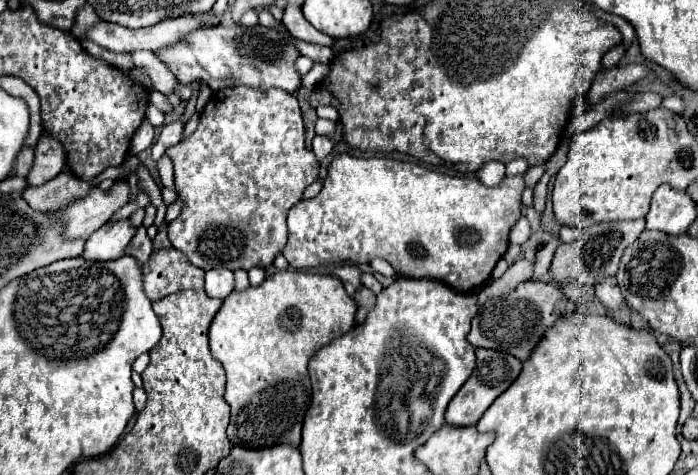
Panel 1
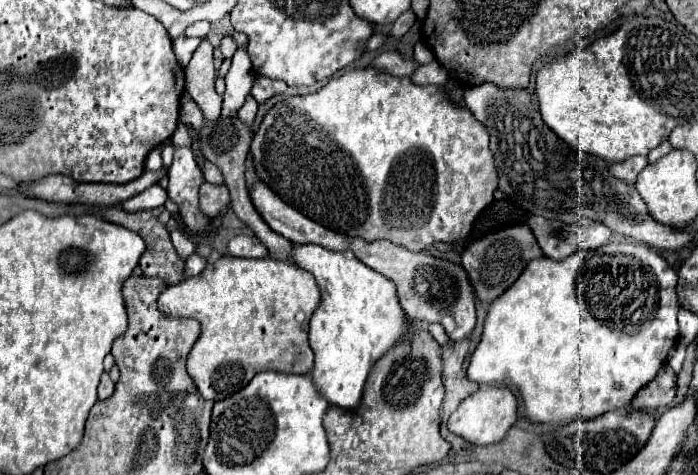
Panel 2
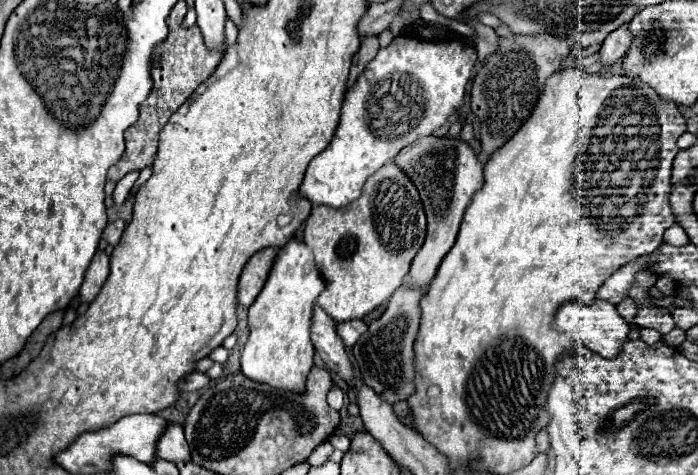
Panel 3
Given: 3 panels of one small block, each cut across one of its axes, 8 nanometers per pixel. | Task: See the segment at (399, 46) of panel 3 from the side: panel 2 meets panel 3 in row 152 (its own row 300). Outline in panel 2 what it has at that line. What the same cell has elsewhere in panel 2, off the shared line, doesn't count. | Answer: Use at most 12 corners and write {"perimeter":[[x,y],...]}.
{"perimeter":[[292,244],[322,296],[314,384],[356,408],[370,366],[406,334],[388,278],[352,250]]}

